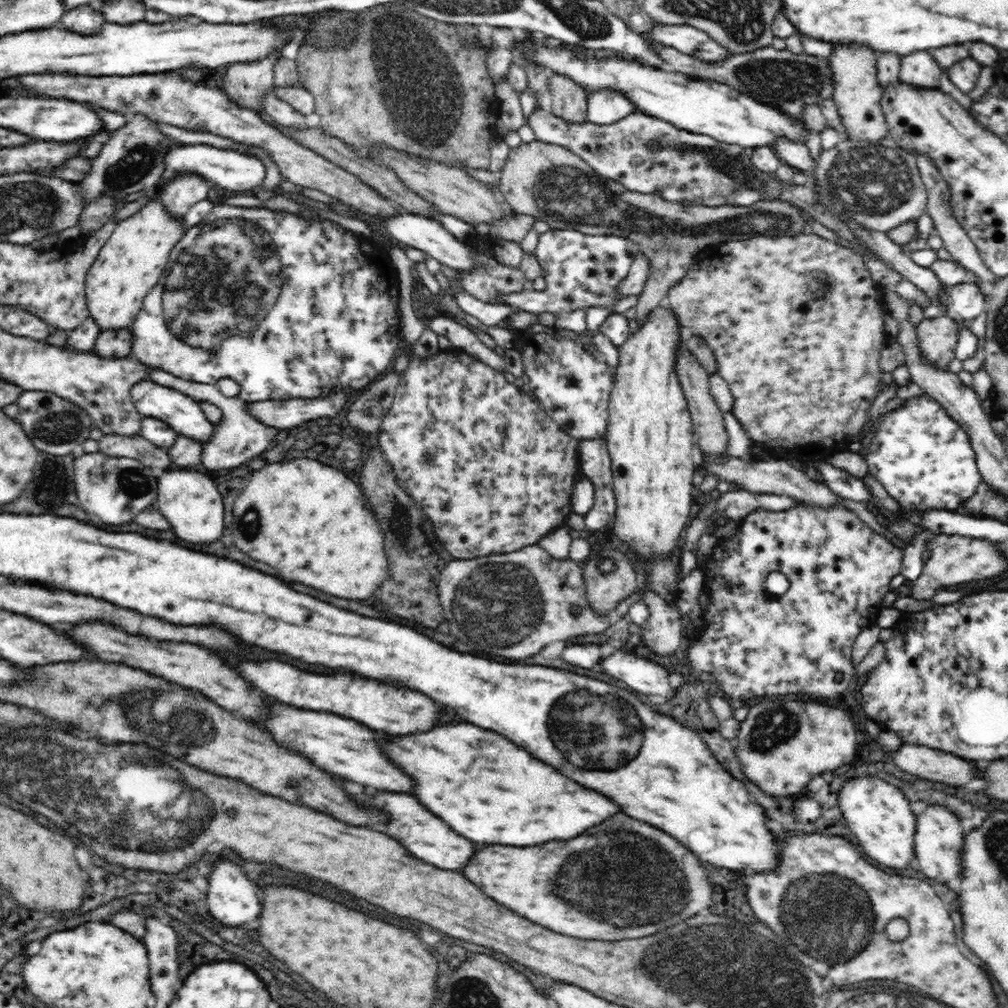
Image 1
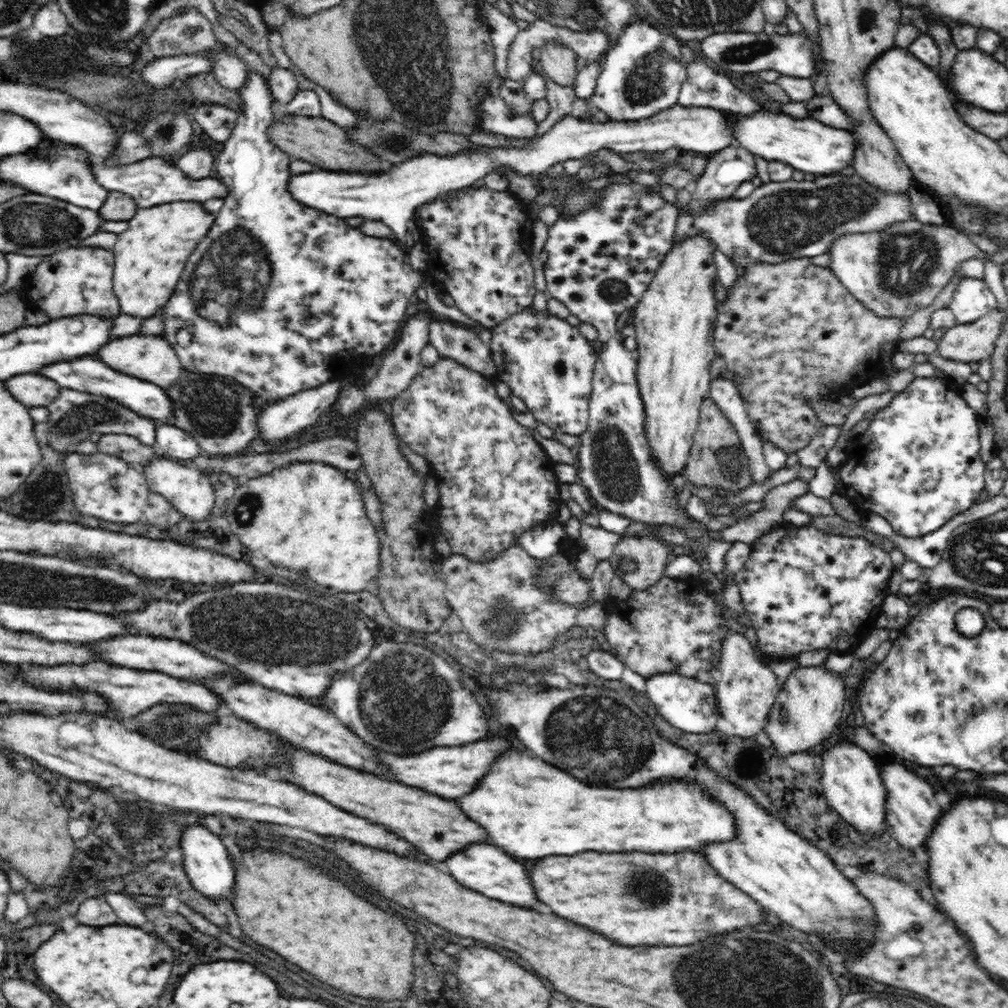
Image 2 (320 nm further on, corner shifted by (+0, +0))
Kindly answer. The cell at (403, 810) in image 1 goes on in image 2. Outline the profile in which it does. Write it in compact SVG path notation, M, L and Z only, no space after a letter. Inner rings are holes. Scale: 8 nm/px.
M488 844L470 846L468 850L454 854L454 858L446 860L446 866L460 884L464 884L466 888L472 888L488 898L496 898L500 902L522 906L522 908L534 908L538 904L530 874L524 870L522 864L514 862L510 856L506 856L496 846L488 846Z

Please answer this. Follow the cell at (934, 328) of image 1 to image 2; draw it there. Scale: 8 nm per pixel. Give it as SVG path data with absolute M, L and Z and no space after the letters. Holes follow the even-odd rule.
M1000 308L968 324L956 324L946 330L939 340L937 353L940 357L962 363L977 362L991 358L996 338L1002 332L1006 313Z

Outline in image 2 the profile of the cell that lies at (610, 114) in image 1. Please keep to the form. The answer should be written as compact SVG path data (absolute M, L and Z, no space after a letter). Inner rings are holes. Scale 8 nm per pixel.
M641 15L622 30L615 45L606 52L606 60L597 77L597 85L591 99L586 101L579 97L574 98L571 115L582 119L590 108L594 107L602 110L609 120L630 122L650 118L667 108L672 108L678 102L682 83L687 77L687 62L680 51L682 45L678 41L676 36L655 27Z

